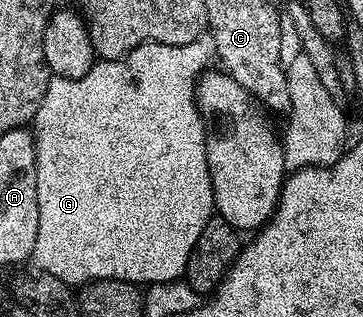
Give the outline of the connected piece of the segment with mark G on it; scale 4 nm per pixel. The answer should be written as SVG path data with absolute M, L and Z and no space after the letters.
M204 34L204 35L201 35L201 36L199 36L199 37L197 37L197 39L196 39L196 40L194 40L194 41L193 41L193 42L189 42L189 43L188 43L188 44L182 44L182 45L181 45L181 46L169 46L169 45L168 45L168 44L142 44L142 45L141 45L141 46L137 46L137 47L136 47L136 48L135 48L135 49L134 49L134 50L133 50L133 51L132 51L132 52L131 52L131 53L130 53L130 54L128 54L128 56L123 56L123 57L122 57L122 58L121 58L121 59L119 59L119 60L99 60L99 61L98 61L98 62L96 62L96 64L94 64L94 65L93 65L93 67L91 67L91 69L90 69L90 70L89 70L89 74L85 74L85 78L81 78L81 79L80 79L80 80L70 80L70 79L69 79L69 78L65 78L65 77L64 77L64 76L57 76L57 75L52 75L52 76L51 76L51 77L50 77L50 79L48 79L48 82L47 82L47 89L46 89L46 90L45 90L45 98L41 98L41 106L40 106L40 107L39 107L39 109L38 109L38 110L37 110L37 114L36 114L36 115L35 115L35 118L34 118L34 121L33 121L33 131L34 131L34 134L35 134L35 153L36 153L36 154L37 154L37 210L38 210L38 222L37 222L37 240L36 240L36 242L35 242L35 243L34 243L34 248L33 248L33 250L32 250L32 251L31 251L31 262L32 262L32 265L34 265L34 264L35 264L35 265L36 265L36 266L37 266L37 267L38 267L38 268L36 268L36 269L37 269L37 270L38 270L38 271L39 271L39 272L40 272L40 273L43 273L43 274L46 274L46 275L48 275L48 276L52 276L52 277L53 277L53 278L57 278L57 279L58 279L58 280L60 280L60 281L61 281L61 282L65 282L65 283L66 283L66 284L67 284L67 285L69 285L69 286L76 286L76 285L75 285L75 284L79 284L79 285L78 285L78 286L86 286L86 285L88 285L88 284L90 284L90 283L91 283L91 281L93 281L93 280L124 280L124 281L125 281L125 282L129 282L129 283L130 283L130 284L138 284L138 285L140 285L140 286L146 286L146 285L149 285L149 284L164 284L164 283L165 283L165 282L173 282L173 281L174 281L174 280L177 280L177 279L180 279L180 277L182 277L182 276L183 276L183 275L184 275L184 273L186 273L186 270L187 270L187 263L188 263L188 262L189 262L189 254L193 254L193 246L197 246L197 238L201 238L201 230L205 230L205 222L209 222L209 221L210 221L210 220L211 220L211 217L212 217L212 216L214 216L214 215L216 215L216 211L215 211L215 199L214 199L214 198L213 198L213 190L212 190L212 189L211 189L211 179L210 179L210 178L209 178L209 162L208 162L208 161L207 161L207 132L206 132L206 131L205 131L205 129L204 129L204 128L203 128L203 119L202 119L202 118L201 118L201 114L200 114L200 113L199 113L199 108L198 108L198 106L197 106L197 105L196 105L196 104L195 104L195 86L196 86L196 83L197 83L197 81L198 81L198 79L199 79L199 77L200 77L200 76L202 76L202 75L203 75L203 73L204 73L204 72L206 72L206 71L208 71L208 69L210 69L210 68L211 68L211 67L212 67L212 64L213 64L213 61L214 61L214 60L215 60L215 59L216 59L216 55L215 55L215 42L214 42L214 40L212 40L212 39L211 39L211 37L210 37L210 35L207 35L207 34Z

